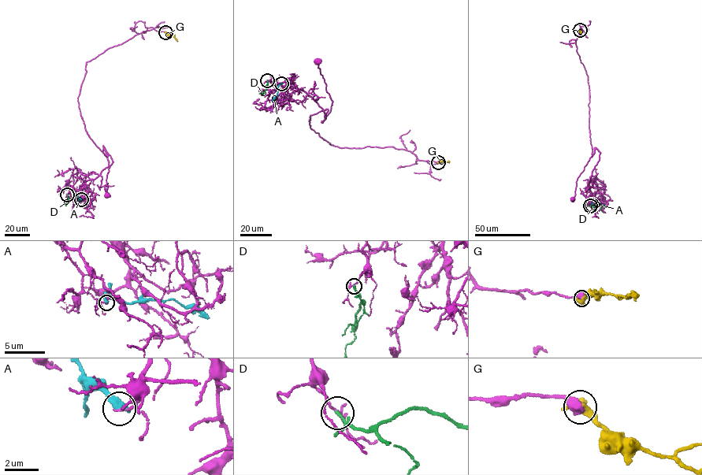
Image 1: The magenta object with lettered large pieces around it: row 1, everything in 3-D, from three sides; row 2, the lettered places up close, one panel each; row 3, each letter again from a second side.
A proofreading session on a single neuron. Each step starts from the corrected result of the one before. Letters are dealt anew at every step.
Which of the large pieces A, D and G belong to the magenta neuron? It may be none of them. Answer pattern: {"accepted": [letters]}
{"accepted": []}

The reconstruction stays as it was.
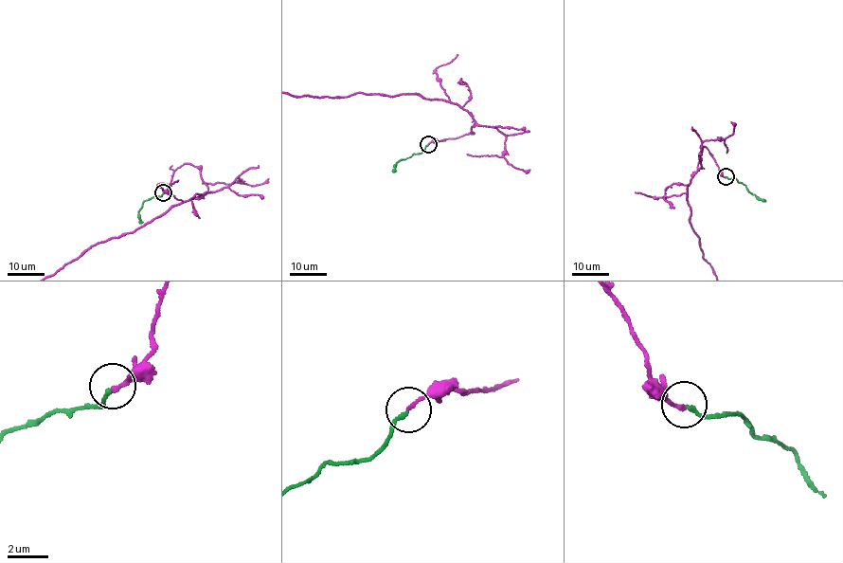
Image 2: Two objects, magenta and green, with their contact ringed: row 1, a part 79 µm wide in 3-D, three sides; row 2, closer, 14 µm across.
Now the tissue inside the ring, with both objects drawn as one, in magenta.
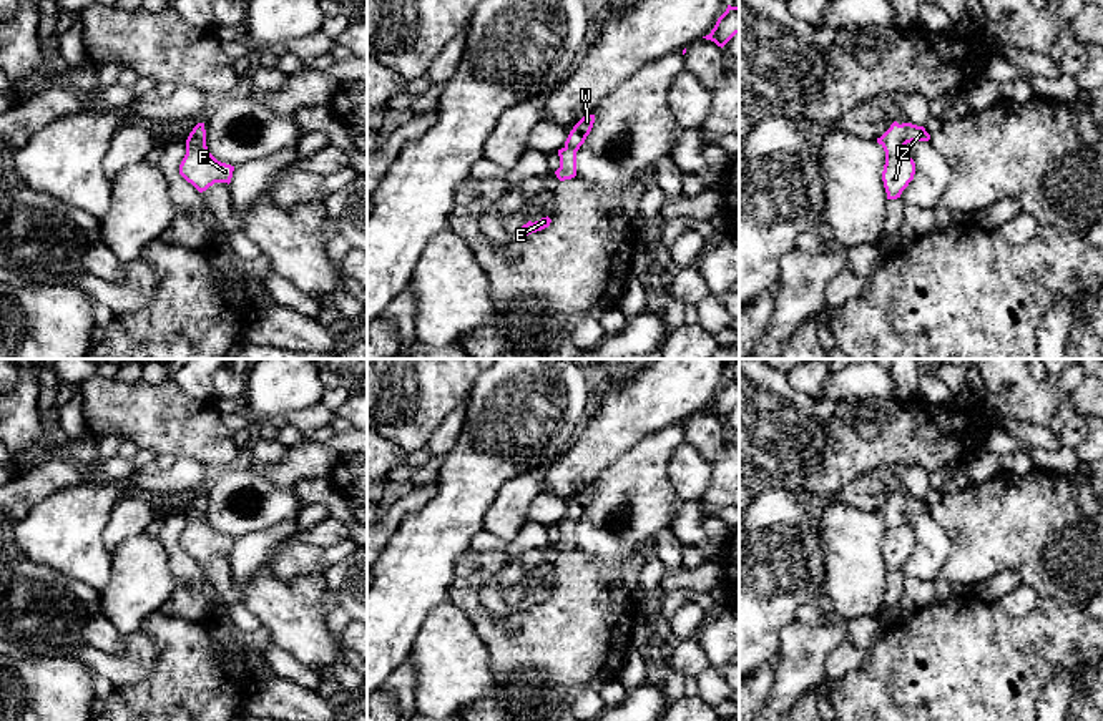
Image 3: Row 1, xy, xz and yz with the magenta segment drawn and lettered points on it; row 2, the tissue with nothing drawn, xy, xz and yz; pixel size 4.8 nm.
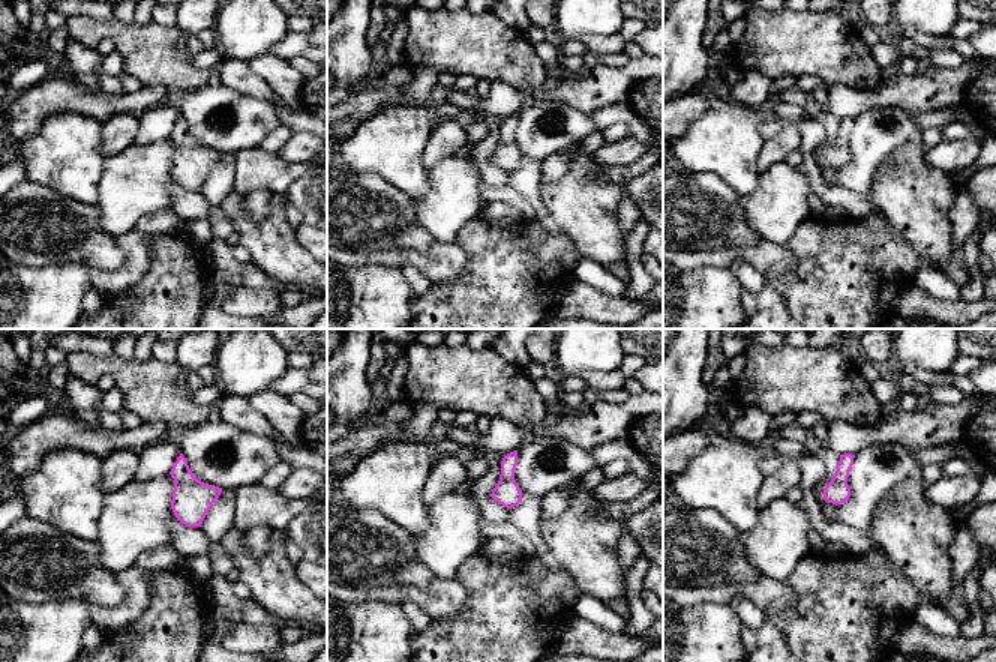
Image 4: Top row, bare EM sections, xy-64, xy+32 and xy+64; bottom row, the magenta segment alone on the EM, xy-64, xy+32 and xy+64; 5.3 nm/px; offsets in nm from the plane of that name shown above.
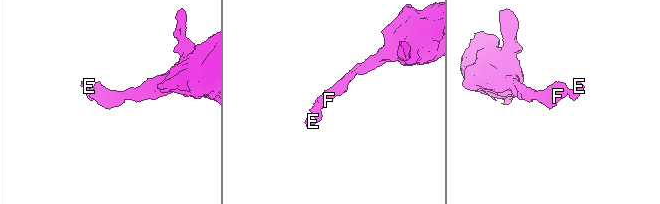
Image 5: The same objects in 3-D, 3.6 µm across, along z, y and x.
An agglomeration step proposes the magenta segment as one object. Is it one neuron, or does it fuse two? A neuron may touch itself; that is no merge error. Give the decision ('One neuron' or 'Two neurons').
One neuron

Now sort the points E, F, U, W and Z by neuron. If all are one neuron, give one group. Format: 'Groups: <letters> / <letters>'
Groups: E F U W Z

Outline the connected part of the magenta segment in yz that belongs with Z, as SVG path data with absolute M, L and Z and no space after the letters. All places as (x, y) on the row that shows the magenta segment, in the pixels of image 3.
M894 121L890 128L877 138L877 143L885 151L885 164L882 181L887 199L900 198L902 191L909 186L915 174L915 163L910 158L905 145L912 141L929 141L930 135L924 126L912 123L899 125Z

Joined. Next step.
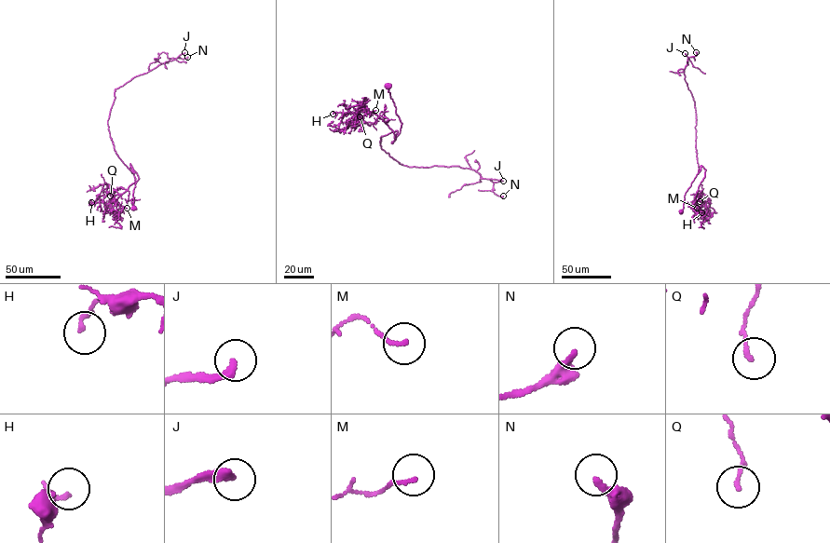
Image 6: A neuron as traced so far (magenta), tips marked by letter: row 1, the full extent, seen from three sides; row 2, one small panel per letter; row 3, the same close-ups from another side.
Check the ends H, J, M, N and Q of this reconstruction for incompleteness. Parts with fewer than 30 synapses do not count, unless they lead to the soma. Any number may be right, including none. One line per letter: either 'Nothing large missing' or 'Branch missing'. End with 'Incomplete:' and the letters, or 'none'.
H: Nothing large missing
J: Branch missing
M: Nothing large missing
N: Nothing large missing
Q: Nothing large missing
Incomplete: J

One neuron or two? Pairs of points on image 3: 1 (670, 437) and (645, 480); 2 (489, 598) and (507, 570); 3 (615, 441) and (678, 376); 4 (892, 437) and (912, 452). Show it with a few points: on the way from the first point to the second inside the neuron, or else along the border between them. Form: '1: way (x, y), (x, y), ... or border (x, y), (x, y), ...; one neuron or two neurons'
1: way (660, 447), (647, 461), (645, 470); one neuron
2: way (494, 592), (507, 577); one neuron
3: way (630, 424), (661, 392); one neuron
4: way (897, 437), (907, 447); one neuron

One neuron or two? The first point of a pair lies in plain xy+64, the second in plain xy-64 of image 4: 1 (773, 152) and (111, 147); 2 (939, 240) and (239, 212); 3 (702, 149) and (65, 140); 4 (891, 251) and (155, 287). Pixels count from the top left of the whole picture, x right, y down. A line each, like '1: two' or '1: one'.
1: one
2: one
3: one
4: one

